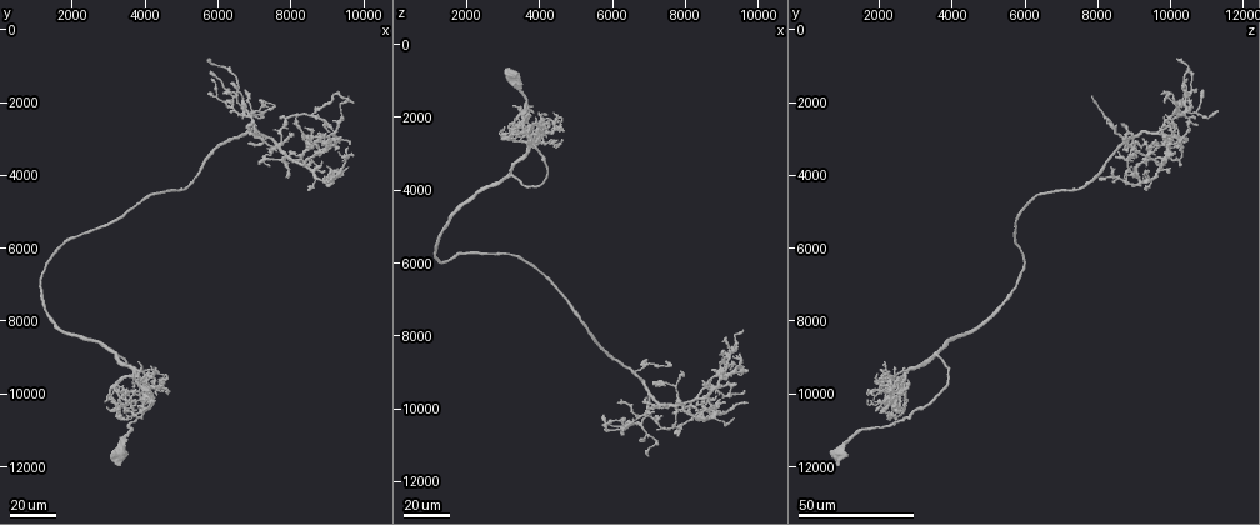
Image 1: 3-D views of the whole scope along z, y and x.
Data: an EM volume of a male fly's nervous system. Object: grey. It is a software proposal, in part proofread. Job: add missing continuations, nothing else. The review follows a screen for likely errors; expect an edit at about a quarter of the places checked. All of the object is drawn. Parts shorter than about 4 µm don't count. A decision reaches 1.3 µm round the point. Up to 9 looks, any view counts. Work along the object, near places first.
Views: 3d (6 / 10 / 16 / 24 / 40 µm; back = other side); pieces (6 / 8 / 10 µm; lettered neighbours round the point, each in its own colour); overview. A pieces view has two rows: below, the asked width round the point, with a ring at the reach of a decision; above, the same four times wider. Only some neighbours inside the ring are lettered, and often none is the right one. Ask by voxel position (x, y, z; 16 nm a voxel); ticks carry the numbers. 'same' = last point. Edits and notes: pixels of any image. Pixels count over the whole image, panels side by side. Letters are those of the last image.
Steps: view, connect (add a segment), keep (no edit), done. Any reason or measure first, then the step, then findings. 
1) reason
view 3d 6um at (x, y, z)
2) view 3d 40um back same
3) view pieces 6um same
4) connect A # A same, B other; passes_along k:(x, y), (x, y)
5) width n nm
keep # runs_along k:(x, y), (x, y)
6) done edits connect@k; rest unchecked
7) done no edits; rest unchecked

tapers out
view 3d 40um at (7900, 2800, 10500)

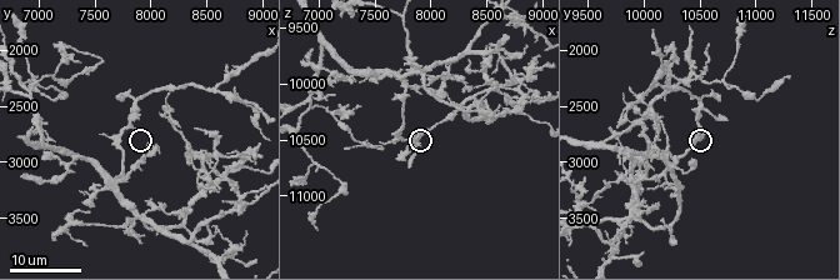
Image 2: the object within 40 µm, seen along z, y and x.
view pieces 8um at (7920, 2740, 10560)

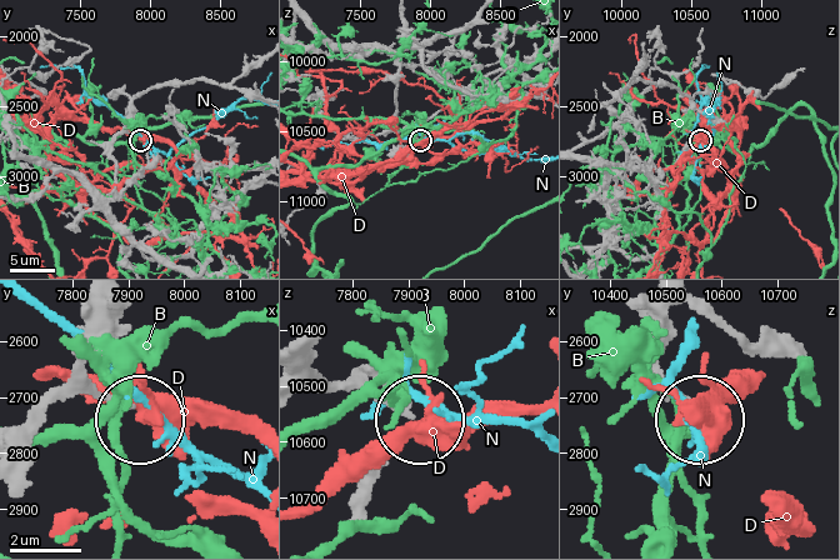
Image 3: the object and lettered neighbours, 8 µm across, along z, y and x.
keep # B other, D other, N other; runs_along 3:(313, 341), (325, 378), (414, 413); none of them fits

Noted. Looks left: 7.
view 3d 16um at (8740, 3800, 10000)

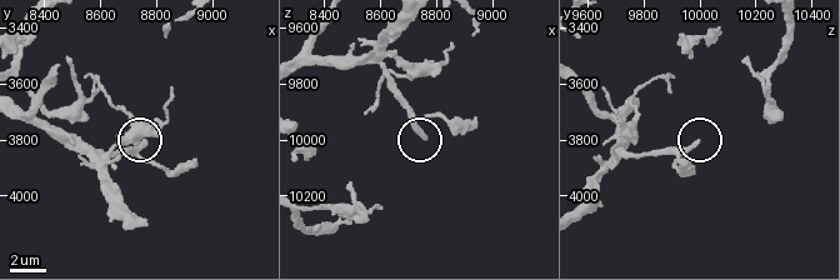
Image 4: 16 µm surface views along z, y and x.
what lies round it
view pieces 6um at (8750, 3800, 10000)

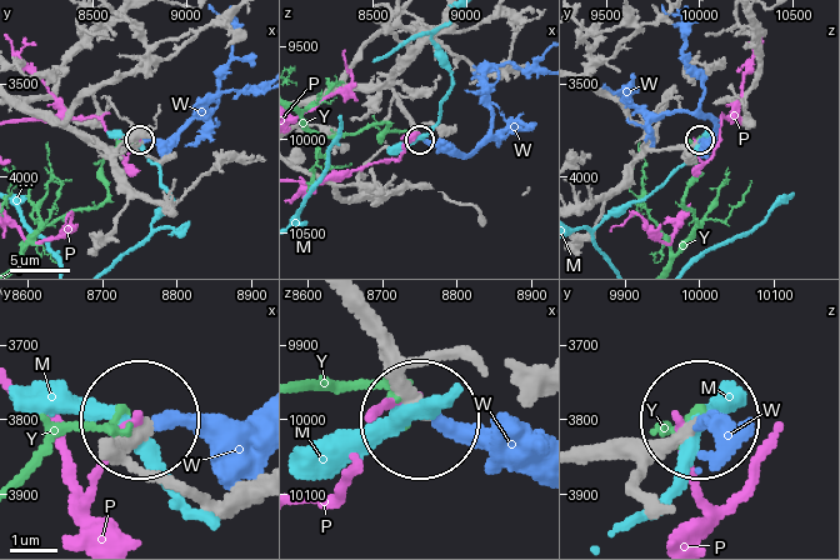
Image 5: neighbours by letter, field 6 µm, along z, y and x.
width 250 nm
connect W # M other, P other, W same, Y other; passes_along 5:(588, 461), (648, 461), (706, 425); the cell continues

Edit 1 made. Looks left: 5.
branch stops here
view 3d 40um at (9100, 4100, 8000)

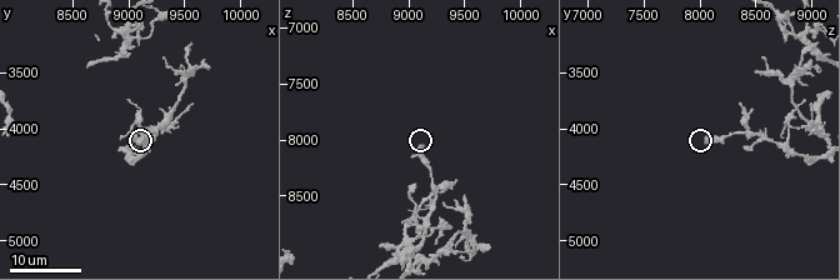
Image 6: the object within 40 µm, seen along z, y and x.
view pieces 6um at (9100, 4120, 8060)

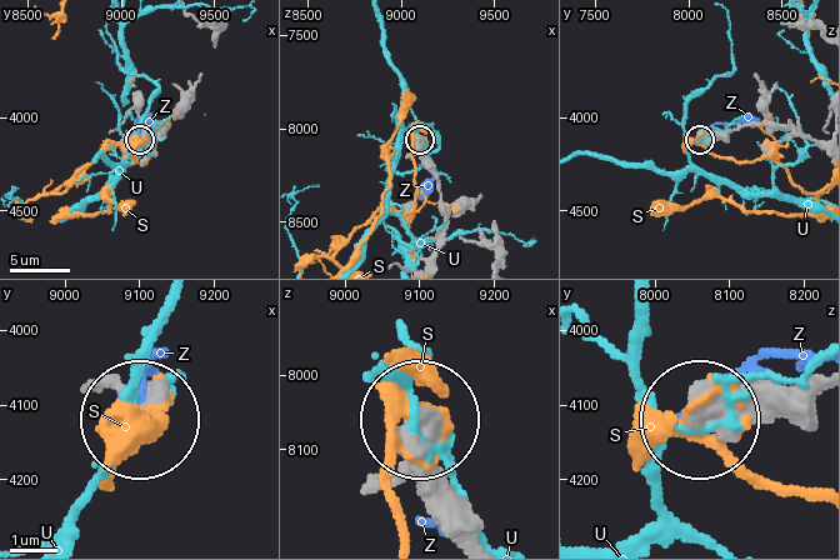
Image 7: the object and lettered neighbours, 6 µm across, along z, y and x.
width 530 nm
keep # S other, U other, Z other; runs_along 7:(819, 146), (780, 126), (744, 126), (700, 138); no lettered segment goes on from it

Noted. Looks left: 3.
an open end
view 3d 40um at (9400, 2900, 8700)

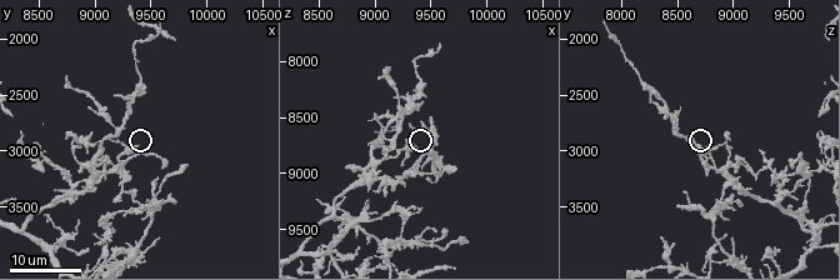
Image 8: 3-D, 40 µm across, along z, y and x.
view pieces 10um at (9380, 2960, 8800)

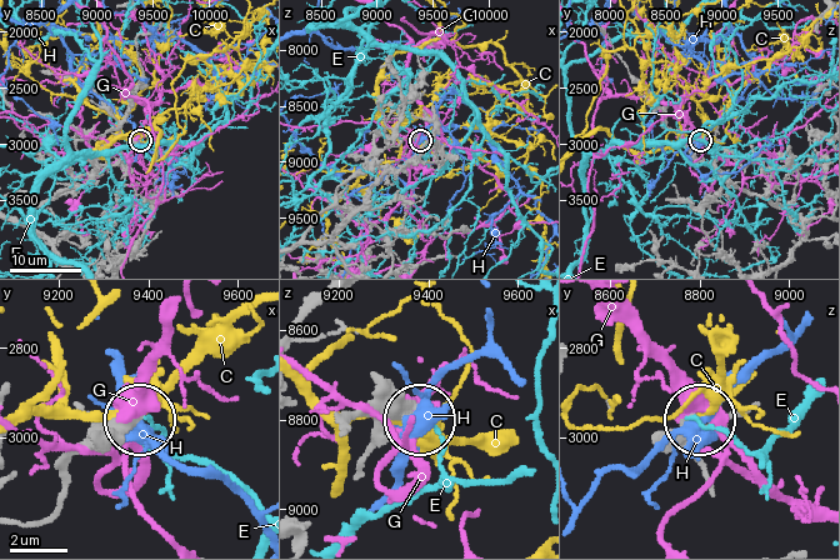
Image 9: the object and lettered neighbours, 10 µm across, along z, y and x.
width 380 nm
keep # C other, E other, G other, H other; runs_along 9:(341, 434), (365, 416), (420, 416); none of them fits

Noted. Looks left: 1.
done edits connect@5; rest unchecked

